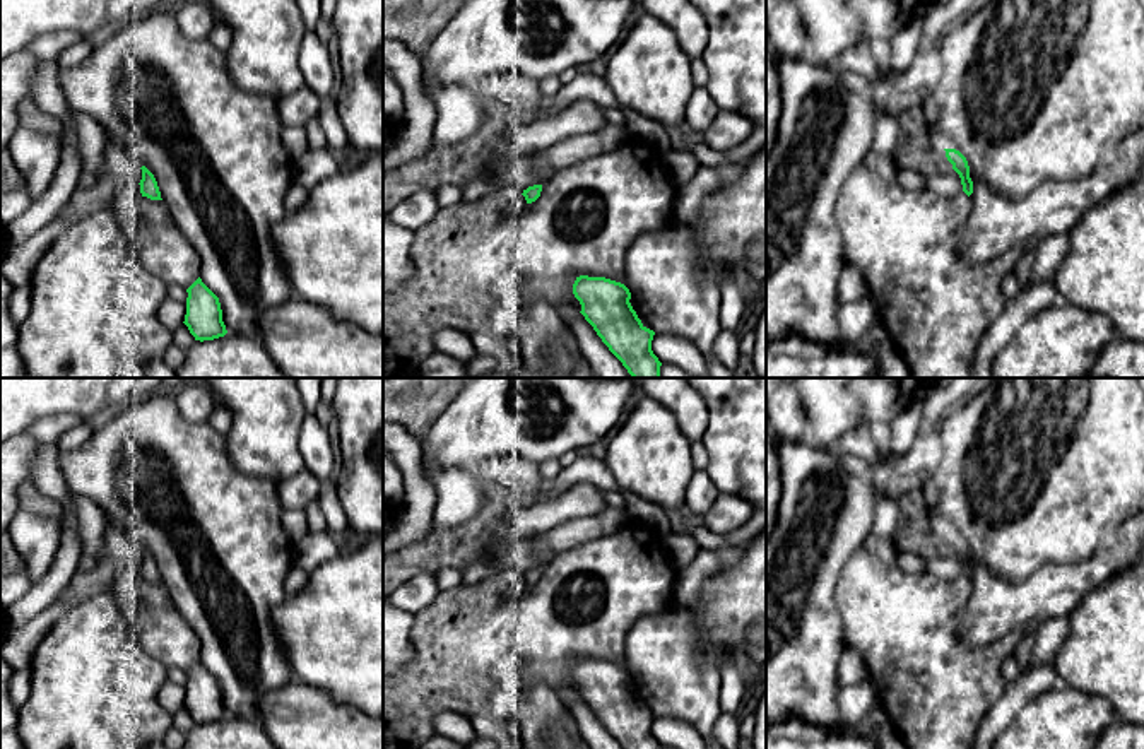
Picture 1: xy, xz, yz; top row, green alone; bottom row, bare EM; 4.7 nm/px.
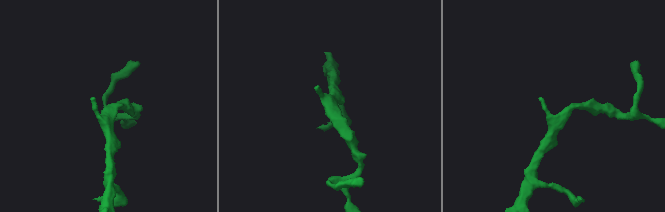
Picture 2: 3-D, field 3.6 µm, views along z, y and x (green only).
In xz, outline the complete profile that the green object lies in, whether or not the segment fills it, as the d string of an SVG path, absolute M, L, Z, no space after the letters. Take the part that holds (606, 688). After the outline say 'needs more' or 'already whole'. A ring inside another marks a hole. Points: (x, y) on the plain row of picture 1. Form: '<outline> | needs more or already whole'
M580 658L573 677L581 698L622 749L662 749L652 734L655 715L633 693L629 672L605 660Z | already whole

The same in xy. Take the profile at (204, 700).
M198 660L188 672L185 708L195 723L214 723L227 717L219 681Z | already whole

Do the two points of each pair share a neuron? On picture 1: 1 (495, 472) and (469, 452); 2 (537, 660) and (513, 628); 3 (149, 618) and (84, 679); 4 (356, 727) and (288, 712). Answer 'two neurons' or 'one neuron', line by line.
1: two neurons
2: one neuron
3: two neurons
4: one neuron

